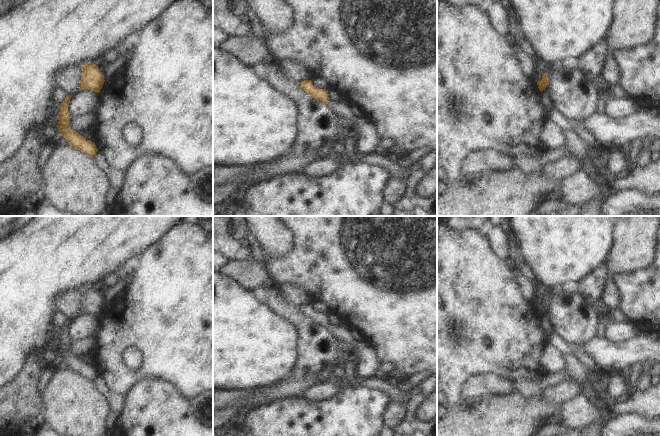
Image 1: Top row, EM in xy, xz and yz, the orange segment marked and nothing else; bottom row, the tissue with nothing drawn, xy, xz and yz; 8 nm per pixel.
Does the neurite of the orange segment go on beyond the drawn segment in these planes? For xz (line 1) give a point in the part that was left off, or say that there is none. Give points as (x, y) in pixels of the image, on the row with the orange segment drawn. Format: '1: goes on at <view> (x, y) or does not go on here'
1: goes on at xz (342, 109)

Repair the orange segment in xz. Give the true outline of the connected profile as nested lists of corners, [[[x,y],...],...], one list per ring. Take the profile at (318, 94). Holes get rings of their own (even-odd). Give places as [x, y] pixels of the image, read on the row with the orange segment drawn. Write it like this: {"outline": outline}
{"outline": [[[304,80],[299,82],[300,87],[315,100],[326,104],[333,112],[349,124],[355,124],[357,117],[352,113],[350,105],[343,101],[332,101],[328,97],[328,90],[315,88],[311,80]]]}

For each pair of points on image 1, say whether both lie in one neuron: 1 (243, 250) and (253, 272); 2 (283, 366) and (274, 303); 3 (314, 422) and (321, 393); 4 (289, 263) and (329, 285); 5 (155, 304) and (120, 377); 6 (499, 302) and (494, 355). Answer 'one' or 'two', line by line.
1: two
2: two
3: two
4: one
5: one
6: one

